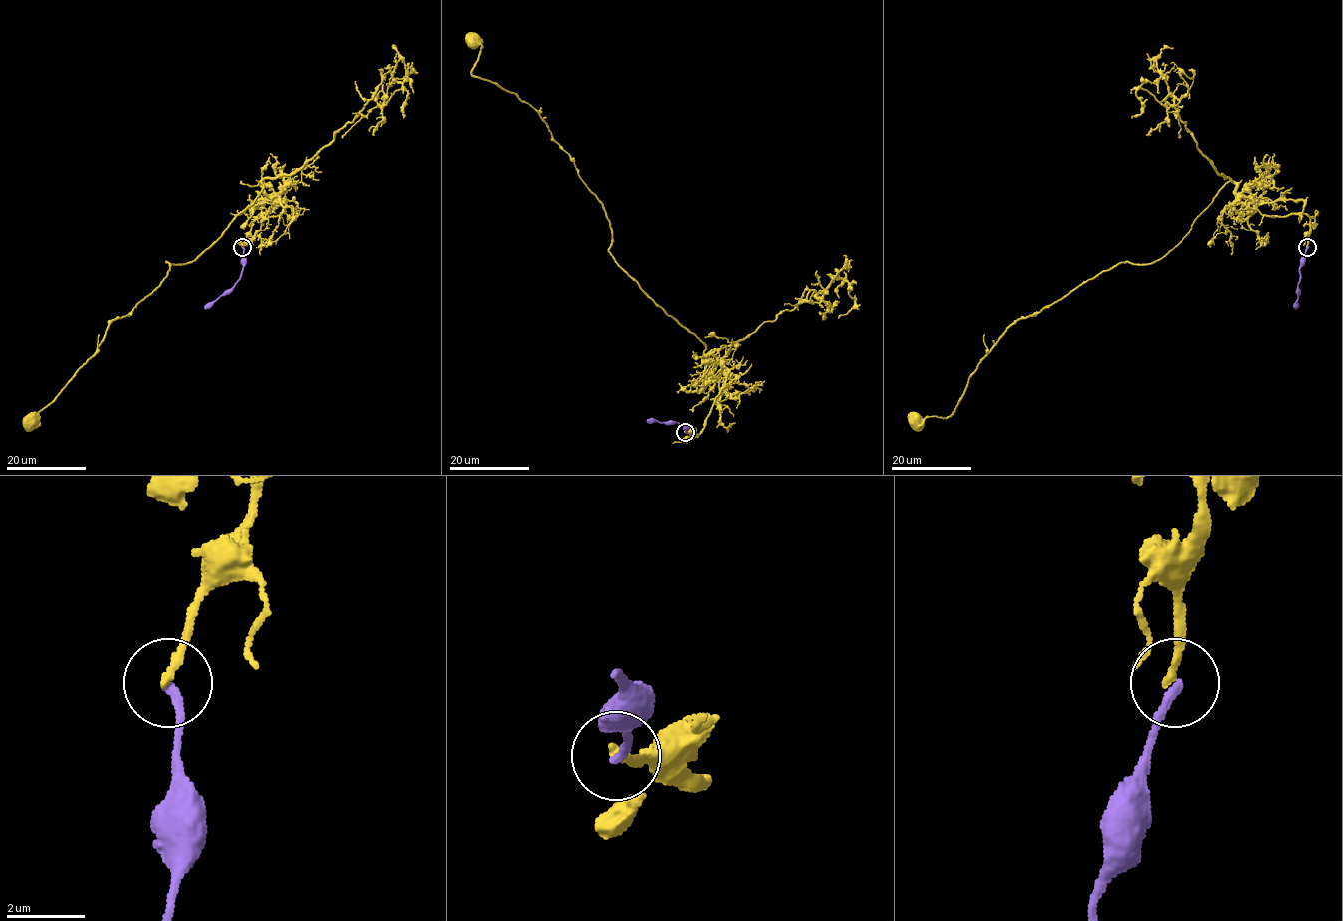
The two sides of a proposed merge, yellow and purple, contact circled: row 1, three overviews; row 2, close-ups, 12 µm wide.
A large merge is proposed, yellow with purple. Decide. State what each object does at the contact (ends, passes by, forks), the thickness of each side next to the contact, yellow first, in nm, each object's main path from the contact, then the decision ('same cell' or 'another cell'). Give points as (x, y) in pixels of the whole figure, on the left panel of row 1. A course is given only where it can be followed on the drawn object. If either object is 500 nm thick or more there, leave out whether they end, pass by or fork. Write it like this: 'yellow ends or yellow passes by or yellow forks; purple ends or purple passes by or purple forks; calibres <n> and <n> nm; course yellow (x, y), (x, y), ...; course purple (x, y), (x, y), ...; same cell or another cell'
yellow ends; purple ends; calibres 200 and 240 nm; course yellow (243, 246), (286, 206), (261, 181), (197, 258), (166, 261), (30, 420); course purple (243, 247), (240, 280), (204, 309); another cell

